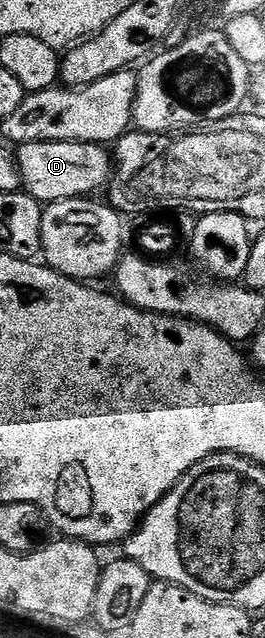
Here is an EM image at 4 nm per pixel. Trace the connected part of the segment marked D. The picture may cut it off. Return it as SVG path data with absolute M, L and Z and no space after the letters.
M37 141L17 146L22 189L40 203L94 195L109 182L112 157L103 146L79 141Z

